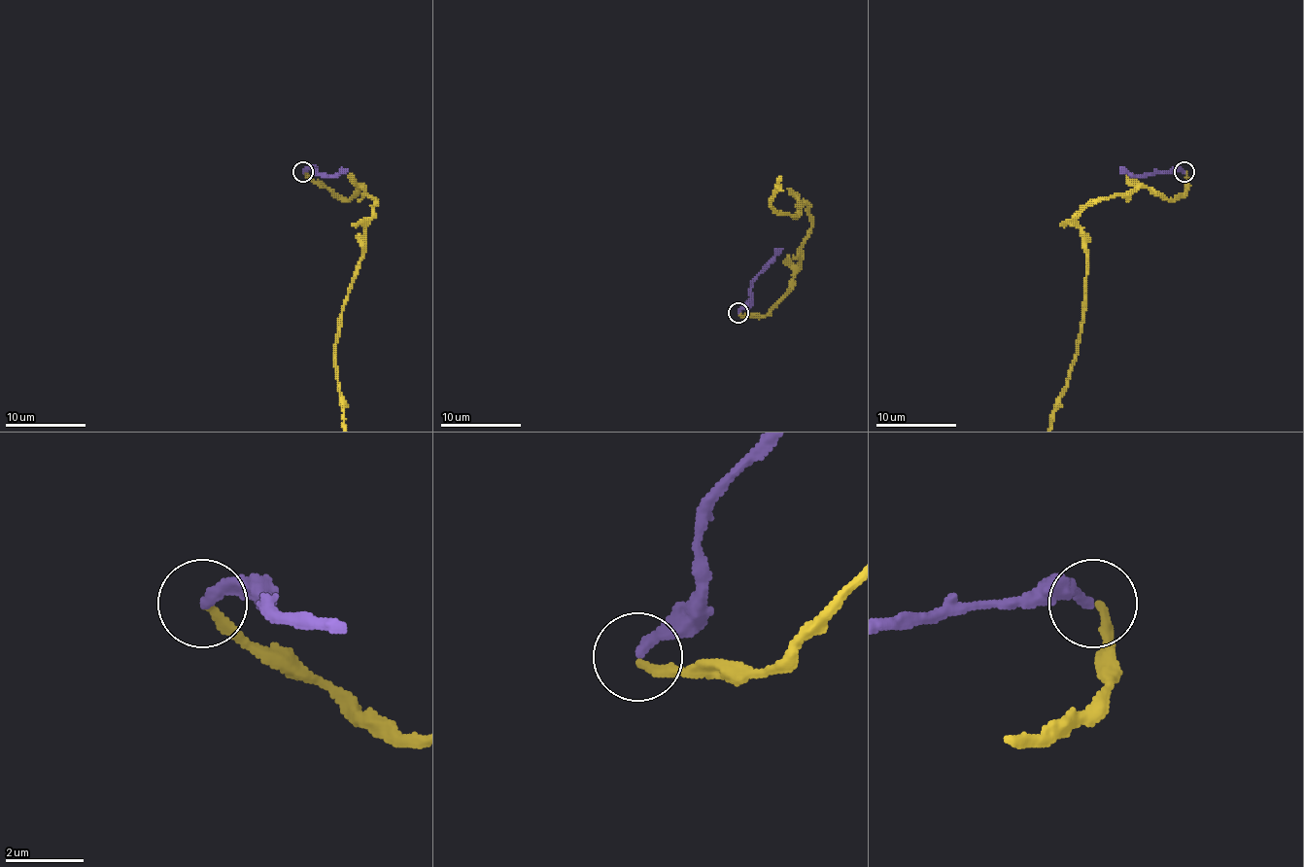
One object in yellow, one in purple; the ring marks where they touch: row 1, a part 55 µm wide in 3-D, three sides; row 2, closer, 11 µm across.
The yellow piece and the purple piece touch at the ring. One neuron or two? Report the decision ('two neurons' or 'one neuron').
two neurons

